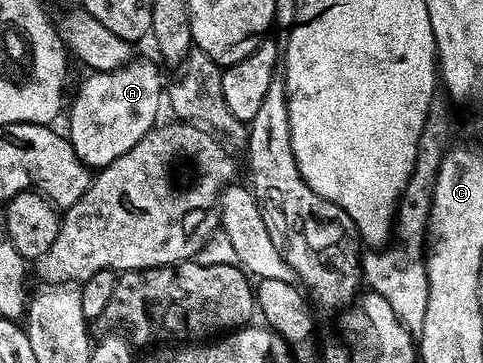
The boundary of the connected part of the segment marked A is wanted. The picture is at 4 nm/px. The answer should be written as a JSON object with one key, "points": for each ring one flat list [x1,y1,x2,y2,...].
{"points":[[131,60,125,66,115,70,96,70,87,73,87,78,78,88,74,104,71,108,69,105,68,108,68,114,70,110,68,137,76,156,80,156,84,165,91,168,101,168,112,164,112,160,124,156,124,152,131,150,145,134,154,129,159,121,158,109,161,106,163,109,164,106,164,78,162,82,162,74,158,71,159,63,154,62]]}

